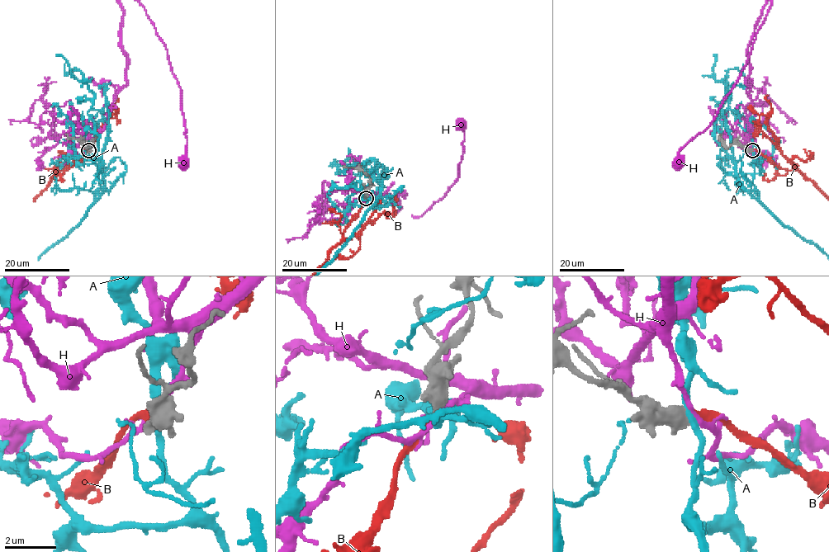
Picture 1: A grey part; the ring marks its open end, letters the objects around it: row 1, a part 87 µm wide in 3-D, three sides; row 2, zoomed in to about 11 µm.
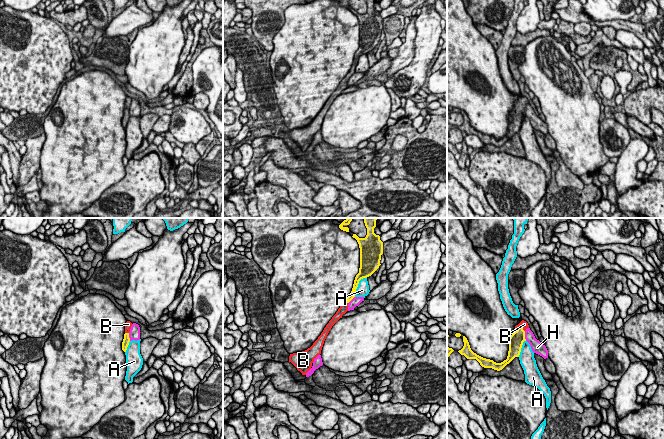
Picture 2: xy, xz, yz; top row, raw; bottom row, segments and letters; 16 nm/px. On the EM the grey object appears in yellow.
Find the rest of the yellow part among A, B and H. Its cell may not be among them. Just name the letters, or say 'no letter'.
B

